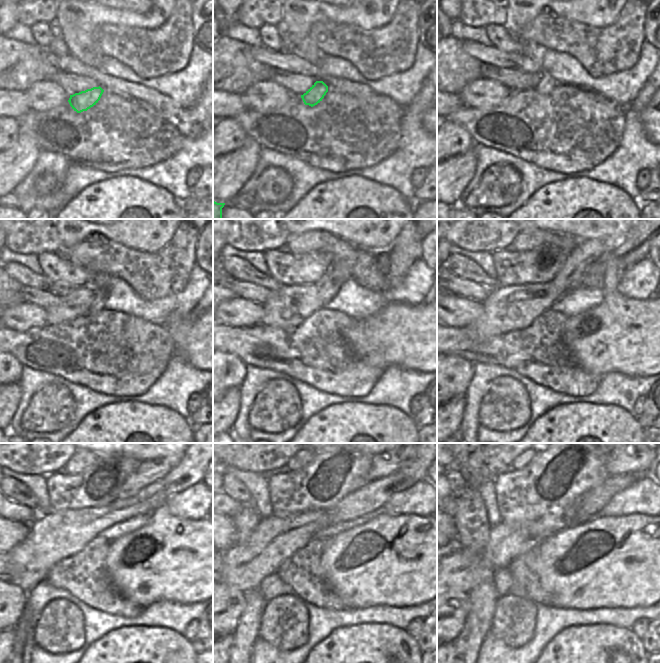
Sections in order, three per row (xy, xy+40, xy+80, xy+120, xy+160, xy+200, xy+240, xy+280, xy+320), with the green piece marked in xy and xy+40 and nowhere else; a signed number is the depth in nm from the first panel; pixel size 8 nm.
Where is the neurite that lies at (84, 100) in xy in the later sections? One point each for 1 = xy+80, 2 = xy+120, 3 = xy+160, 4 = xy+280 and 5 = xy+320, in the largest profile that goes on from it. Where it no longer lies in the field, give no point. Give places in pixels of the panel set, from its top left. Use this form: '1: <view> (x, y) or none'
1: xy+80 (546, 83)
2: xy+120 (97, 305)
3: xy+160 (337, 274)
4: xy+280 (386, 463)
5: xy+320 (617, 463)

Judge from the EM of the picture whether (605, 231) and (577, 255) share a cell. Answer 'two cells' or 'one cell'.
two cells

